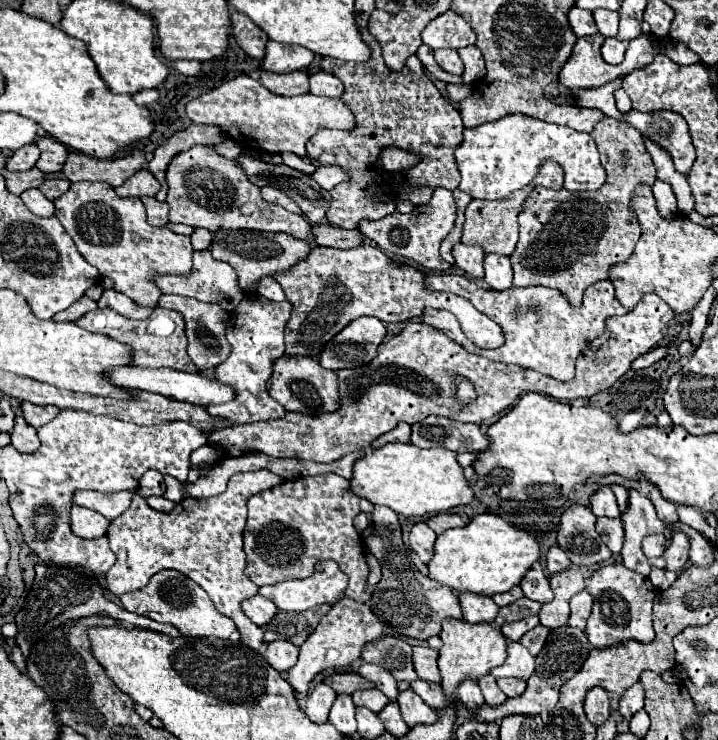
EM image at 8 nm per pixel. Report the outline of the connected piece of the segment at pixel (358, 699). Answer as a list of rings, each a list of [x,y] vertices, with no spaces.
[[[368,689],[368,691],[356,691],[354,695],[352,695],[352,699],[354,699],[354,705],[362,705],[362,707],[368,707],[370,711],[374,711],[374,713],[380,713],[388,703],[390,703],[390,699],[382,693],[382,691],[378,691],[378,689]]]

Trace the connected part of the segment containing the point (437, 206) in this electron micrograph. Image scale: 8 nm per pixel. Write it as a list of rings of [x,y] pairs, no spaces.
[[[438,187],[428,203],[416,205],[410,213],[394,211],[380,221],[362,219],[358,223],[358,229],[364,237],[372,239],[384,253],[392,257],[404,257],[426,271],[444,273],[444,271],[450,271],[452,265],[440,257],[440,243],[448,235],[448,229],[452,229],[454,219],[456,219],[456,203],[454,203],[452,191]]]

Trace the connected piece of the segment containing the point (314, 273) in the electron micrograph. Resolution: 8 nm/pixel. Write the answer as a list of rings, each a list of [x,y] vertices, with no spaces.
[[[368,243],[356,249],[312,247],[306,259],[298,261],[288,271],[274,273],[272,277],[280,283],[286,299],[294,307],[284,337],[288,357],[310,355],[316,359],[322,353],[322,347],[358,317],[370,315],[384,323],[406,322],[412,317],[420,317],[428,305],[452,311],[474,345],[492,349],[504,343],[502,329],[474,309],[468,299],[450,293],[428,293],[424,289],[422,273],[416,267],[400,267],[392,263],[388,255]]]

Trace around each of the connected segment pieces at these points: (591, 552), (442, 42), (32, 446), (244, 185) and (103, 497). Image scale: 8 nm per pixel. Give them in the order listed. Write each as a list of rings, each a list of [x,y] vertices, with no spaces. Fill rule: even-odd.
[[[572,505],[562,515],[558,543],[574,565],[594,565],[612,557],[612,551],[604,545],[594,525],[596,515],[582,505]]]
[[[446,11],[440,17],[432,19],[422,31],[422,43],[430,49],[460,49],[476,43],[476,33],[472,27],[454,11]]]
[[[22,415],[16,417],[14,431],[12,431],[12,445],[16,449],[20,449],[22,453],[32,453],[32,451],[38,449],[36,429],[30,423],[26,423],[26,419]]]
[[[196,145],[190,151],[176,155],[166,171],[166,181],[170,187],[166,199],[170,205],[170,223],[184,223],[194,229],[202,227],[212,233],[222,229],[288,233],[312,243],[312,227],[302,215],[294,215],[284,207],[266,203],[260,195],[260,187],[250,183],[240,163],[218,155],[212,147]]]
[[[80,491],[74,495],[74,503],[88,507],[88,509],[94,509],[112,521],[112,519],[120,517],[130,507],[132,497],[134,497],[132,491],[118,491],[118,493]]]

